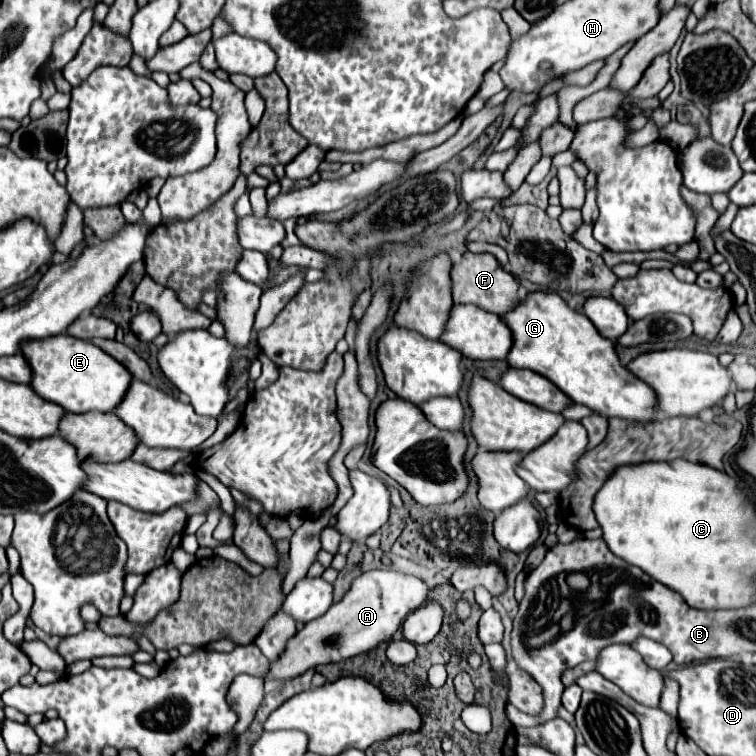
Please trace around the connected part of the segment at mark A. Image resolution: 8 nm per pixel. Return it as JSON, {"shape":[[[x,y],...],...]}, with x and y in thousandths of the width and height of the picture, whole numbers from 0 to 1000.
{"shape":[[[495,753],[471,763],[466,769],[466,776],[447,798],[442,798],[423,819],[405,824],[399,835],[394,835],[384,845],[378,864],[365,877],[360,877],[354,896],[384,898],[418,880],[447,877],[497,858],[503,851],[519,845],[524,832],[532,829],[534,819],[545,808],[566,798],[569,779],[571,776],[566,776],[556,763],[526,758],[519,753]]]}

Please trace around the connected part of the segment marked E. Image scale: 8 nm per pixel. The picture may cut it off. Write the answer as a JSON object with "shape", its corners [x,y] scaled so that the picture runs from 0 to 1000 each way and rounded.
{"shape":[[[90,440],[77,446],[71,443],[69,448],[32,454],[29,467],[45,491],[42,515],[56,528],[69,530],[93,546],[153,544],[159,528],[164,528],[164,520],[169,517],[169,507],[175,507],[175,496],[161,480],[148,475],[119,451],[93,446]]]}

